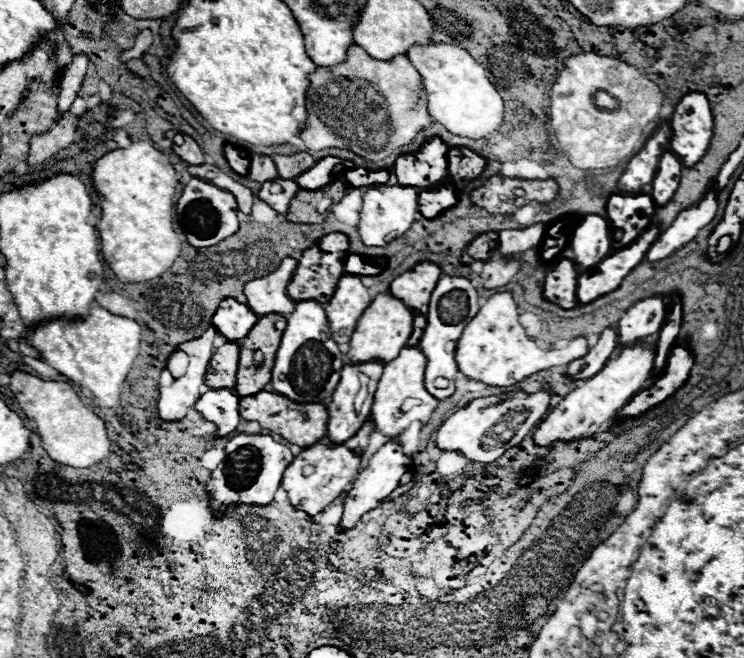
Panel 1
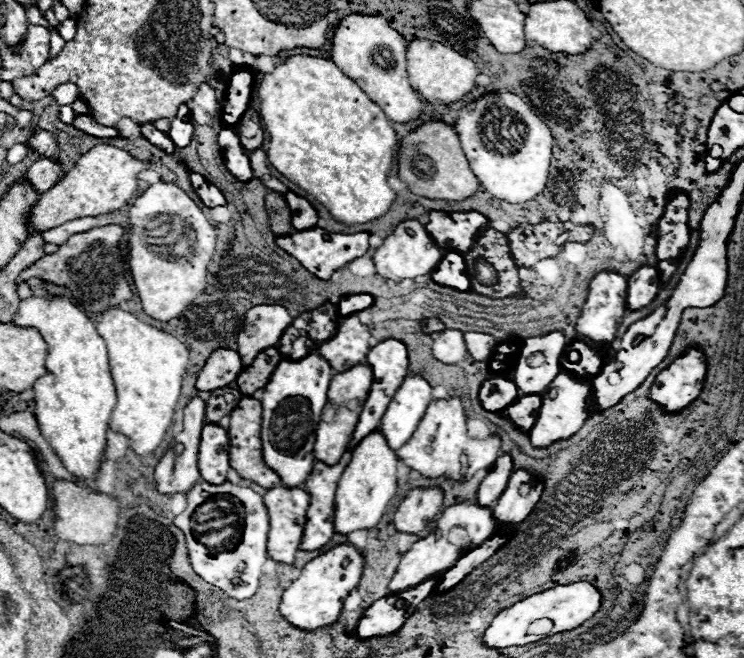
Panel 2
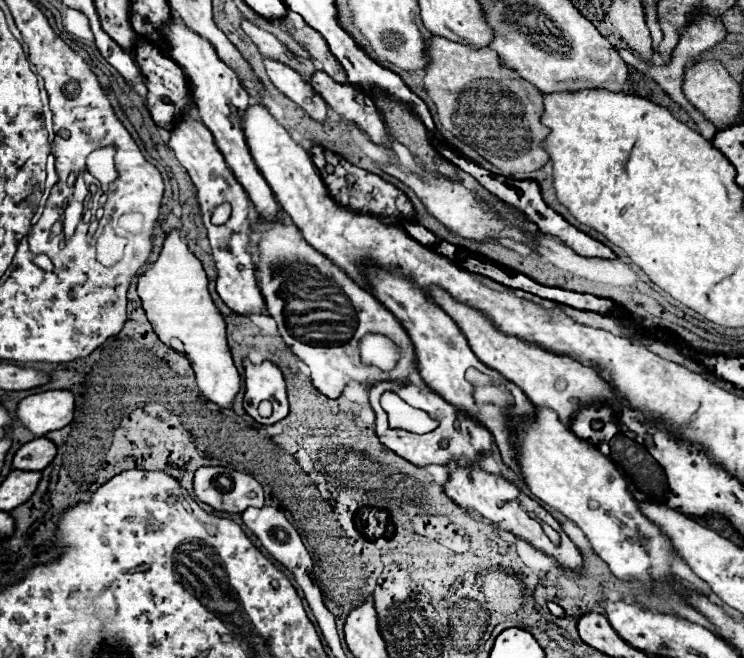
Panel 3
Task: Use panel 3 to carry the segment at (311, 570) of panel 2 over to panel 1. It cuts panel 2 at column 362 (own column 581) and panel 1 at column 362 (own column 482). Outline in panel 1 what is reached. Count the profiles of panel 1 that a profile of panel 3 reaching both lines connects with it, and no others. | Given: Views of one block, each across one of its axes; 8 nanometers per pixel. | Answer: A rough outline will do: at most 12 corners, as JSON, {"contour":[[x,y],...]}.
{"contour":[[386,442],[346,492],[340,530],[402,496],[410,470],[402,446]]}

